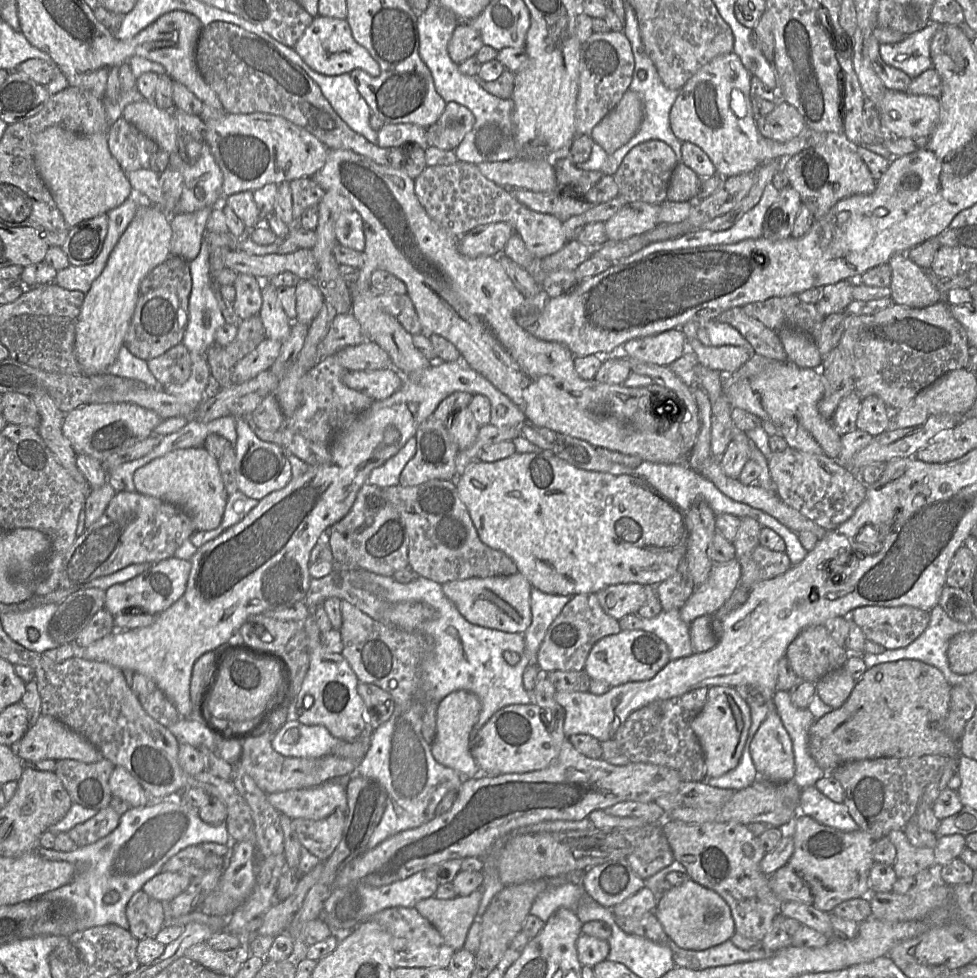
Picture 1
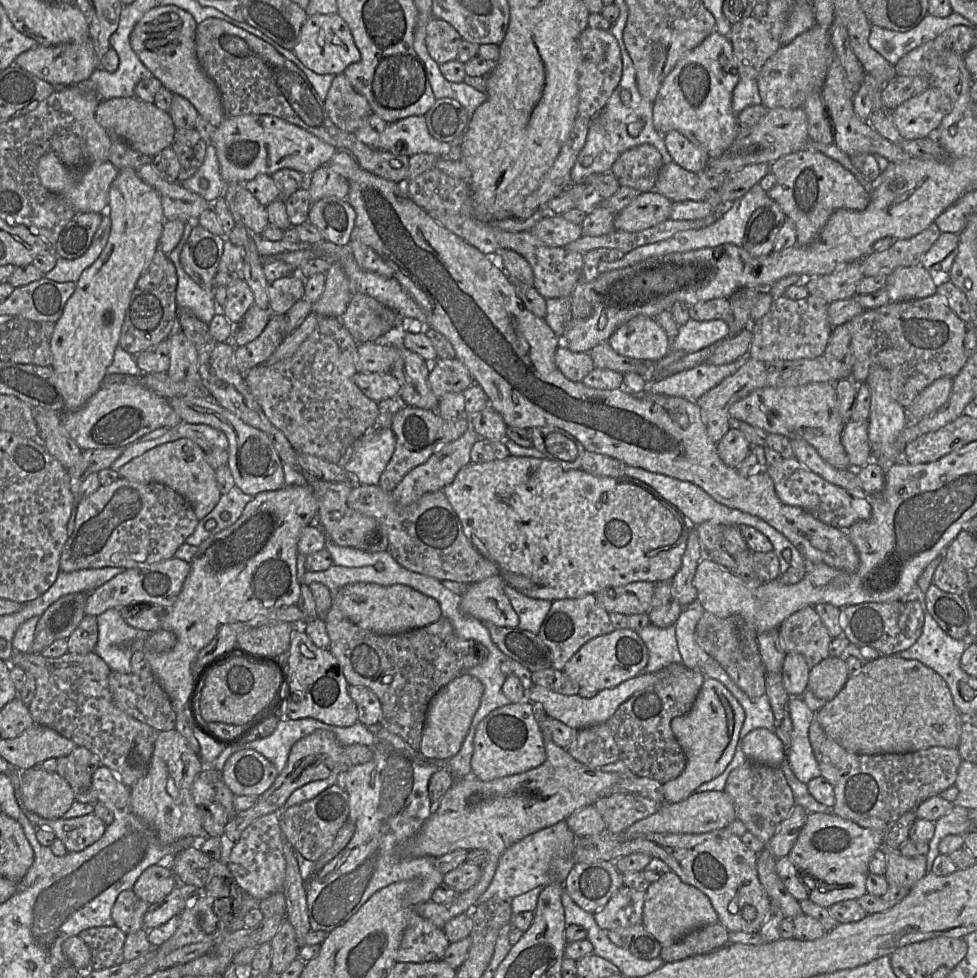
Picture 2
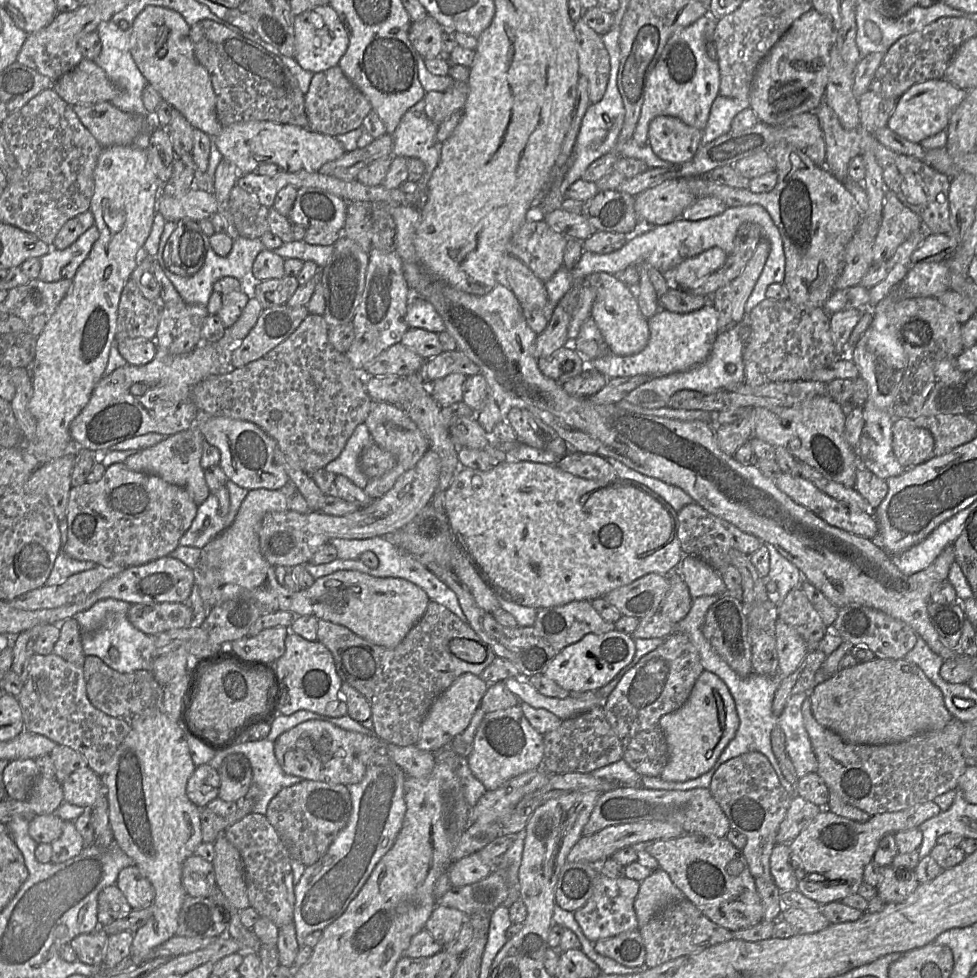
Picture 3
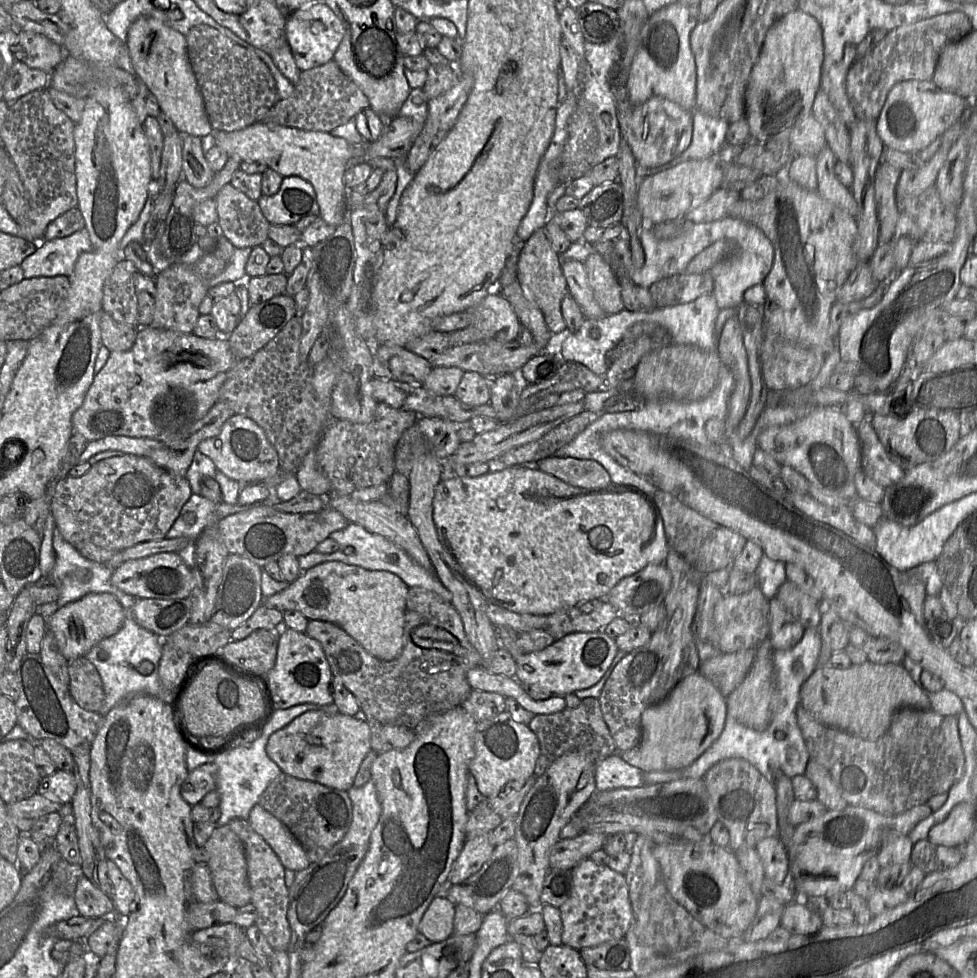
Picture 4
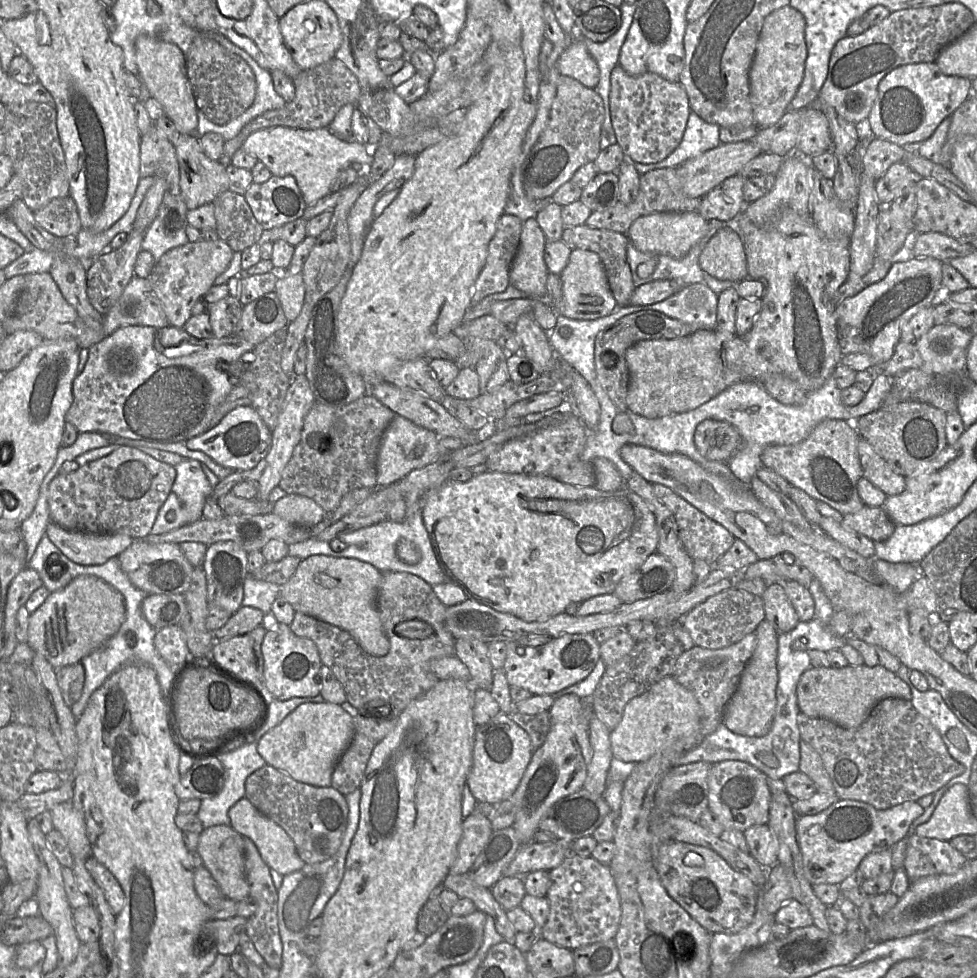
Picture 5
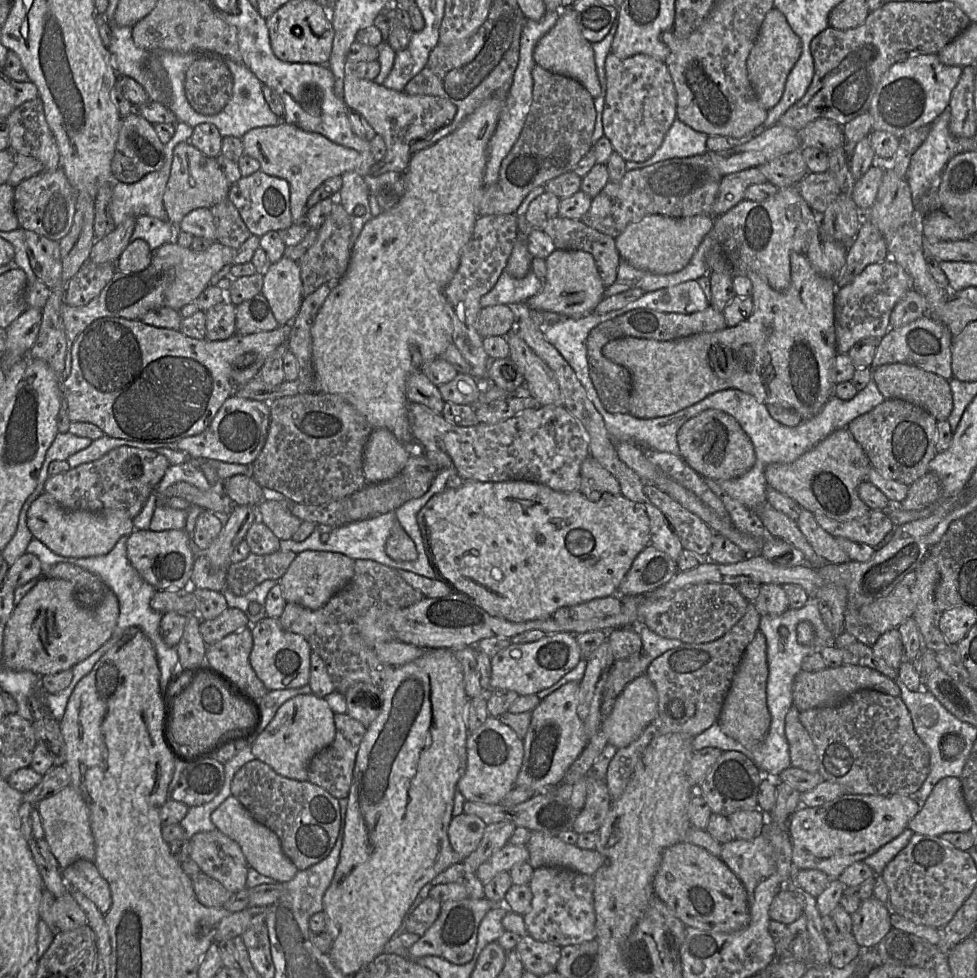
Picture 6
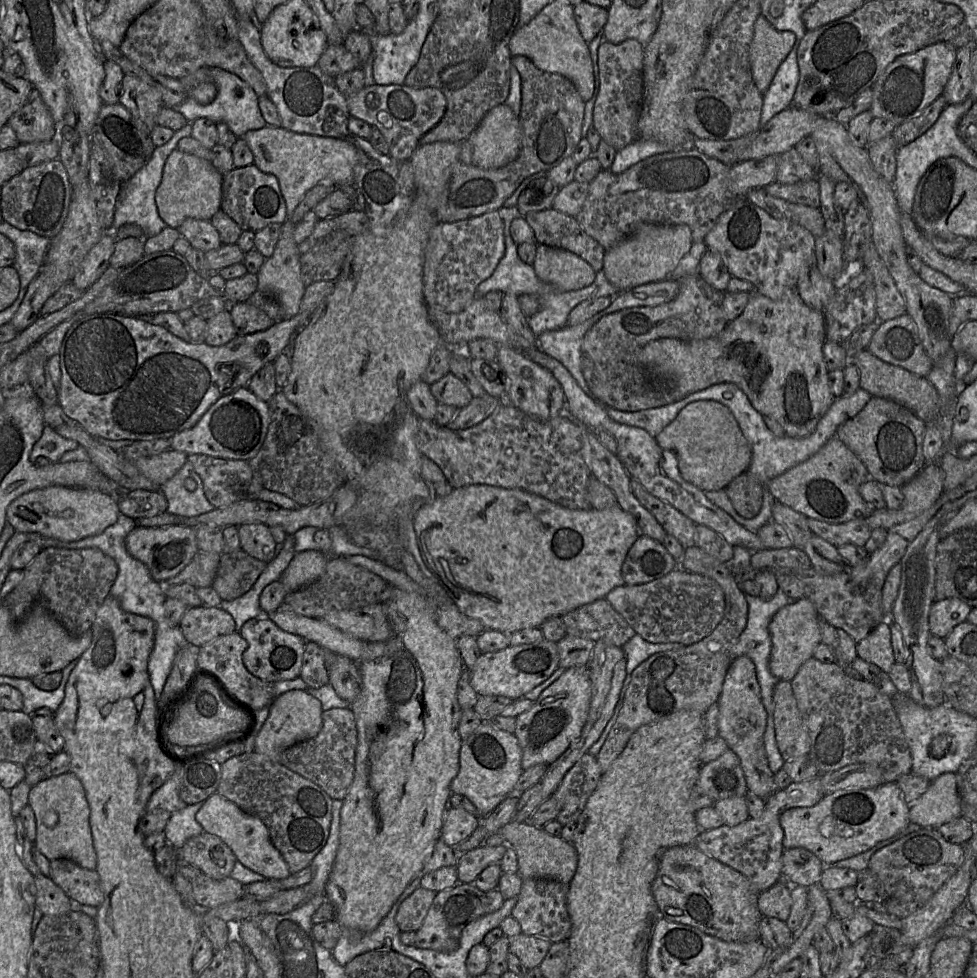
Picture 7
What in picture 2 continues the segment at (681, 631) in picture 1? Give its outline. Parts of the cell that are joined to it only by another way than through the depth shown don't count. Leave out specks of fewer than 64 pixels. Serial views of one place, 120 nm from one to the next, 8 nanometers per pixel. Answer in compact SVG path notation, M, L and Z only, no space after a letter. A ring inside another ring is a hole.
M649 624L636 632L649 652L644 672L659 672L671 664L682 664L676 640L675 624L667 628L659 628Z

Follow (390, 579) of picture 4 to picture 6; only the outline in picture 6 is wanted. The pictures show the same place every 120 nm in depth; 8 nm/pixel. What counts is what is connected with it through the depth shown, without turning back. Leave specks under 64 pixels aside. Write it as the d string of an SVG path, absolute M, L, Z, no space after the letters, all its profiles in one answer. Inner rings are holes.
M306 550L296 555L278 583L286 602L299 604L311 610L323 607L354 575L355 560L330 551Z

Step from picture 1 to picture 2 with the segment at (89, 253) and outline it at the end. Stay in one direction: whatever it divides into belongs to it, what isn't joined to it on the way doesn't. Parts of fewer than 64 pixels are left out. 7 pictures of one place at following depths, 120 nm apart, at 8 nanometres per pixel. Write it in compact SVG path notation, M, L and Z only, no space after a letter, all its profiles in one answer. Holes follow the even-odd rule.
M78 213L60 233L53 252L68 260L81 257L90 247L102 218L101 213Z

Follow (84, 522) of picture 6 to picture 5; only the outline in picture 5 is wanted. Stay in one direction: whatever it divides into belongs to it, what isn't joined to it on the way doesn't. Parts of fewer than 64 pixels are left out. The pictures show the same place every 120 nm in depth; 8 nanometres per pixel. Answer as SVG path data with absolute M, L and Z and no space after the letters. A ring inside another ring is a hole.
M50 522L45 535L71 561L86 566L101 565L119 556L134 541L125 534L95 534L67 530Z

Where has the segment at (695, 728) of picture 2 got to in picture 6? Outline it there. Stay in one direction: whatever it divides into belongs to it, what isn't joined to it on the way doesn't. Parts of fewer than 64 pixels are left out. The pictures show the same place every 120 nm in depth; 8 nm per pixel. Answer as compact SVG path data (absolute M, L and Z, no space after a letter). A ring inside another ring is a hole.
M646 675L630 682L618 696L612 711L603 719L601 730L607 742L617 749L637 740L655 719L658 696L655 686Z

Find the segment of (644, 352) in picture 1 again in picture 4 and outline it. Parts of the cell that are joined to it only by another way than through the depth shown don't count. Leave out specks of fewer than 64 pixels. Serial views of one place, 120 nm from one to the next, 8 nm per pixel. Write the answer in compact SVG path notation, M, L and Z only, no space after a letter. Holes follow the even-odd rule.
M562 260L561 269L567 282L568 292L581 307L586 318L600 319L607 314L595 300L589 285L587 272L583 262Z

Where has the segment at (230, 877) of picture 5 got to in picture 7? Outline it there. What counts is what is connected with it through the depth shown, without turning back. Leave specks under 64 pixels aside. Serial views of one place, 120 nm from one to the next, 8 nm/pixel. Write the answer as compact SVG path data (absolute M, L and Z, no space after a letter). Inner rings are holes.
M207 832L188 839L178 851L180 862L195 866L217 880L230 877L238 861L223 840Z

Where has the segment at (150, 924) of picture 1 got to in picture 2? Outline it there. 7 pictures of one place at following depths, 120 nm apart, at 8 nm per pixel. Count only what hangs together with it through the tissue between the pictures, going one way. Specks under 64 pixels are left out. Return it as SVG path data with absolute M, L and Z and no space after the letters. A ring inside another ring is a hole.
M132 890L122 891L112 908L114 925L125 934L143 929L144 915L149 904L139 899Z

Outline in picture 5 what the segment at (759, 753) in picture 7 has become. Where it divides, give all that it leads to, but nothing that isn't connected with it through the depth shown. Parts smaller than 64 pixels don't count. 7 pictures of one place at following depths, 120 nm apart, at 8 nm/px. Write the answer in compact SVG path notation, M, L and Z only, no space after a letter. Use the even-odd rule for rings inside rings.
M763 620L758 625L756 634L758 640L755 649L741 674L735 693L724 709L722 717L722 722L731 732L749 737L762 737L770 731L777 702L778 632L771 622Z

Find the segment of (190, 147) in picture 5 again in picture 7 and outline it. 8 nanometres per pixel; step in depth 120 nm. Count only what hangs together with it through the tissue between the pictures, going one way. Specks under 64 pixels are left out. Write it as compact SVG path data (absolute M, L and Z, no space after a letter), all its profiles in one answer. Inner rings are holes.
M174 149L167 157L161 182L155 193L158 214L170 228L179 227L187 218L210 220L220 209L223 175L211 161Z

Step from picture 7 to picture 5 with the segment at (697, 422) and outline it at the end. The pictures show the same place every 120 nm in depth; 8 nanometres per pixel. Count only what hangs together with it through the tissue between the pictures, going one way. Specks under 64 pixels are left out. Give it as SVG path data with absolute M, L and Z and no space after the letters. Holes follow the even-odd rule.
M706 419L694 432L694 444L701 456L707 460L728 462L743 447L740 433L730 423Z

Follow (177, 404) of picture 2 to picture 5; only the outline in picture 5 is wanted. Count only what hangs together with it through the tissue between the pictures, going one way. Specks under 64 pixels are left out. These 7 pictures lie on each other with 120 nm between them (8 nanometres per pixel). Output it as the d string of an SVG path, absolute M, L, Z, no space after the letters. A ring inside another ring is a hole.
M239 406L218 424L188 439L184 444L189 450L203 452L217 464L234 472L245 471L254 468L268 454L271 447L271 430L253 407Z

